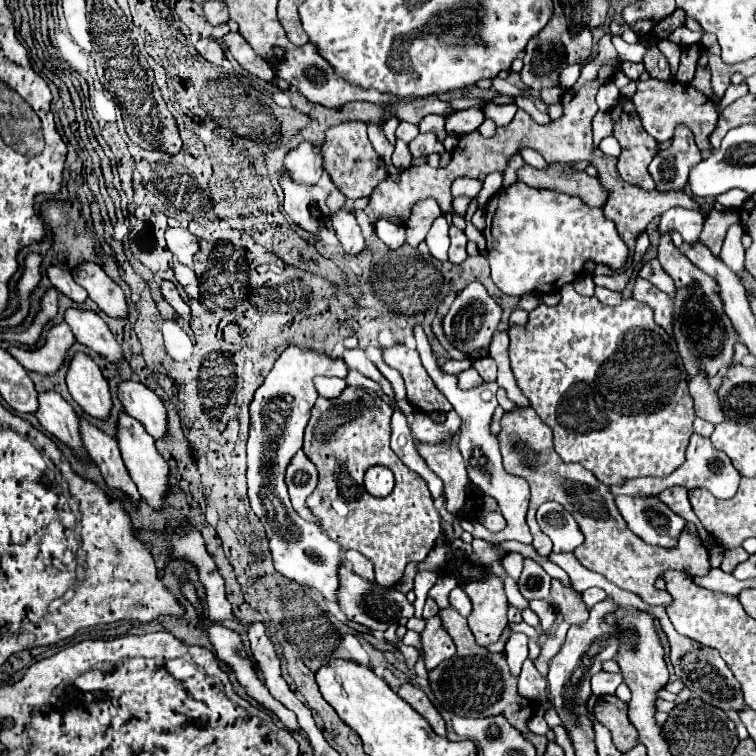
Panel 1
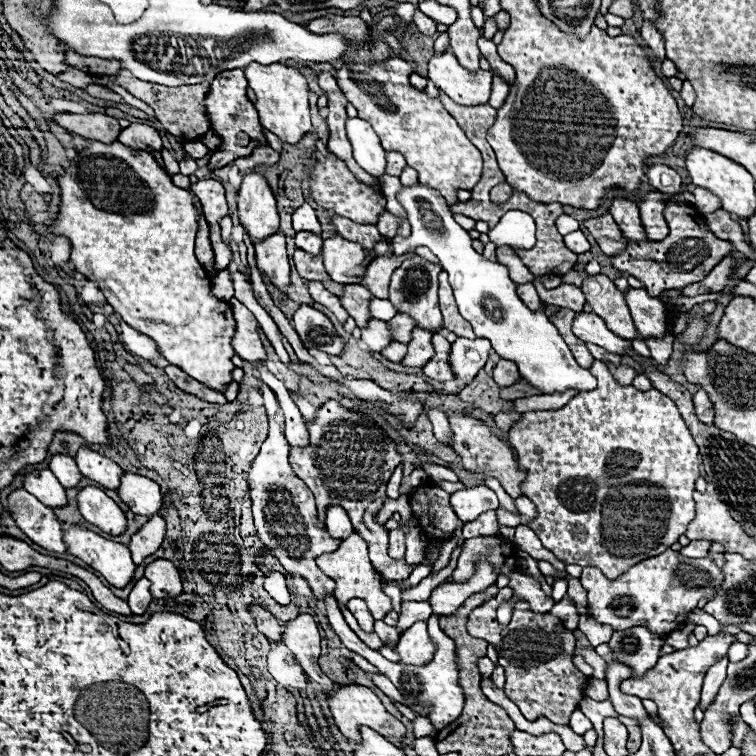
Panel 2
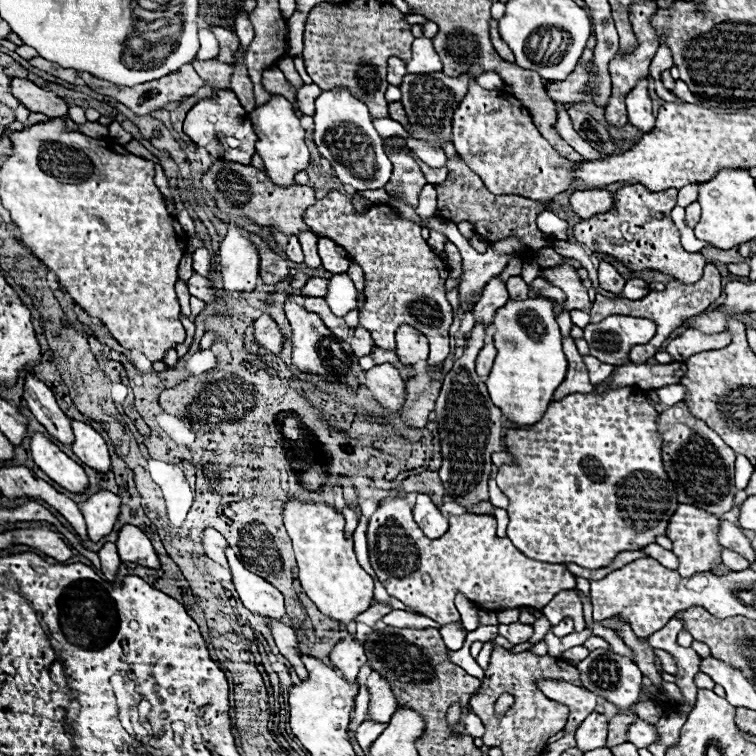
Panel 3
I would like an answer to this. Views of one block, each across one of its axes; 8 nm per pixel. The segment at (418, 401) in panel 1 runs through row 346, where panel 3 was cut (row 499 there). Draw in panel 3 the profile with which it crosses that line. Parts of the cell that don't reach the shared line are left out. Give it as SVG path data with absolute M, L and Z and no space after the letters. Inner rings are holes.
M394 496L386 504L380 504L370 518L370 526L368 526L370 562L378 580L384 584L390 596L398 598L406 606L416 608L420 614L436 620L438 624L460 622L460 614L454 606L454 596L458 592L462 592L468 600L472 600L480 608L496 612L496 608L524 608L524 606L542 610L558 592L576 588L576 578L564 564L544 564L526 558L522 552L514 548L514 544L508 538L496 536L496 526L498 526L496 518L490 514L452 516L448 532L432 540L424 536L424 532L414 522L414 514L412 514L412 506L408 504L408 498Z

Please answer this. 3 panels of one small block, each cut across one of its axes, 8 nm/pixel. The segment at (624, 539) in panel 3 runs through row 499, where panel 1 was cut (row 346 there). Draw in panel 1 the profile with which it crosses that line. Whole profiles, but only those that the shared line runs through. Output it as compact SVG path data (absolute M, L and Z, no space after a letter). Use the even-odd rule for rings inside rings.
M572 284L562 286L560 296L562 298L560 298L560 302L556 306L540 304L540 306L536 306L530 312L528 322L524 326L512 326L508 330L508 336L510 336L510 348L508 348L508 352L510 352L512 372L516 376L518 388L530 400L530 406L536 410L540 420L552 428L552 432L554 432L554 450L560 454L560 458L564 462L578 462L586 470L592 470L592 474L596 474L596 478L604 486L622 486L626 480L634 480L634 478L640 478L640 476L664 478L664 476L672 474L684 462L684 452L686 452L688 440L692 436L692 422L696 418L694 408L692 408L692 396L688 392L688 376L686 376L682 358L680 358L678 352L672 350L674 340L670 338L670 334L664 328L660 328L654 322L650 306L642 304L642 302L638 302L634 298L622 300L618 306L604 306L594 296L590 296L590 298L580 296L574 290Z

